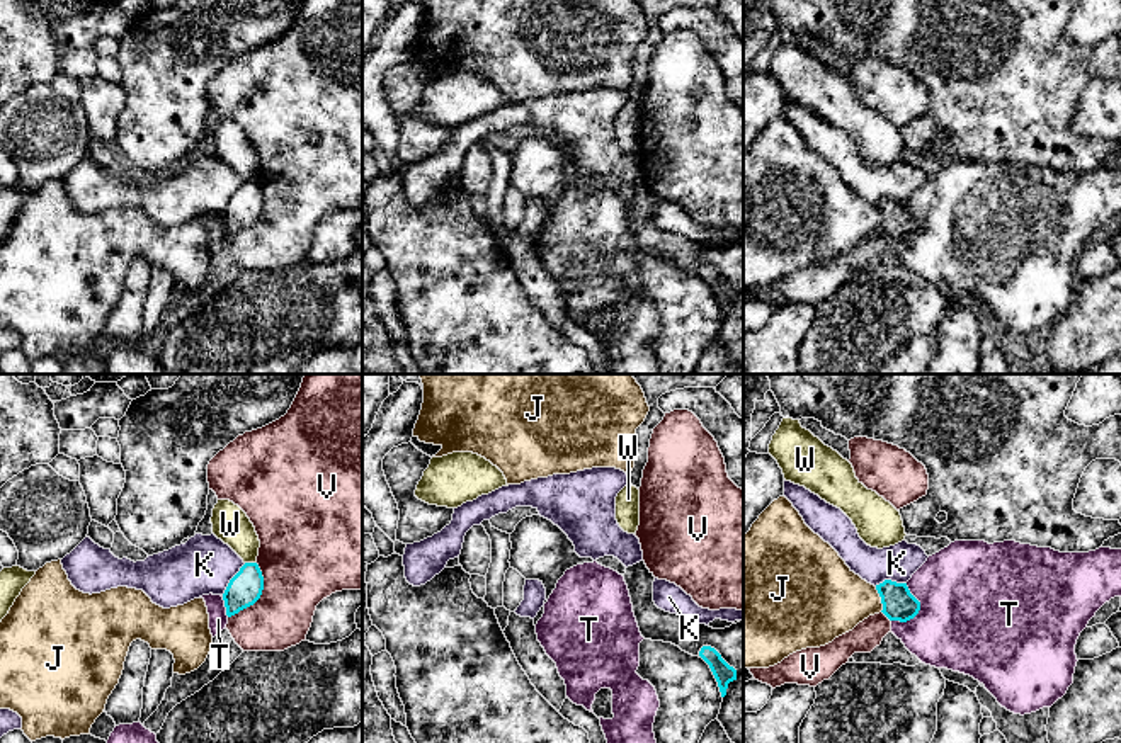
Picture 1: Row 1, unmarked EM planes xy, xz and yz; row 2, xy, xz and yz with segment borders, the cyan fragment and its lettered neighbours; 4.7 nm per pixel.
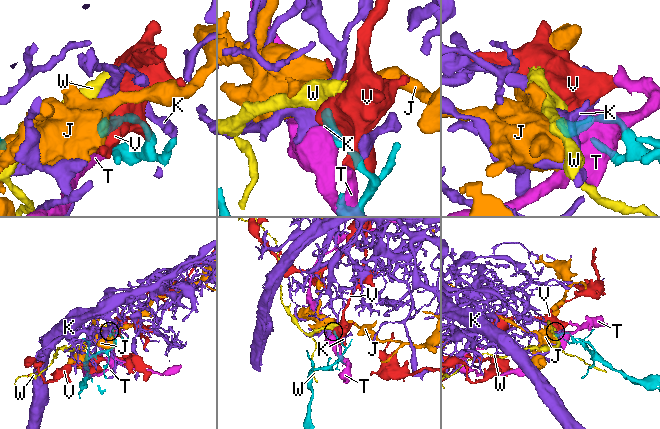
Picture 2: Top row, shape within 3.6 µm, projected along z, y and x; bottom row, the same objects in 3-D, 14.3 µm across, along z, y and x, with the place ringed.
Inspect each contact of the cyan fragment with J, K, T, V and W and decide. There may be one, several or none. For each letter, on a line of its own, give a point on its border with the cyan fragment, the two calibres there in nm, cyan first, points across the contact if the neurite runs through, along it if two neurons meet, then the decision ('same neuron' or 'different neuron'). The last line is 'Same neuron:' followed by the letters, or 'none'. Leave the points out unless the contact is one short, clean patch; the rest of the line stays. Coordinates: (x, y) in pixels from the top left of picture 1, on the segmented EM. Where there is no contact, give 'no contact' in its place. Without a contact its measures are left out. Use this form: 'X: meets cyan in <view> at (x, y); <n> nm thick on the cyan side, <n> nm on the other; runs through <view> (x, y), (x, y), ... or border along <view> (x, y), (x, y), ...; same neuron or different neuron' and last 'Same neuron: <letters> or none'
J: meets cyan in yz at (882, 599); 160 nm thick on the cyan side, 340 nm on the other; border along yz (875, 587), (882, 611); different neuron
K: meets cyan in xy at (230, 580); 160 nm thick on the cyan side, 280 nm on the other; different neuron
T: meets cyan in yz at (919, 609); 160 nm thick on the cyan side, 500 nm on the other; different neuron
V: meets cyan in xy at (261, 594); 160 nm thick on the cyan side, 400 nm on the other; different neuron
W: meets cyan in xy at (250, 563); 160 nm thick on the cyan side, 170 nm on the other; border along xy (245, 561), (254, 563); different neuron
Same neuron: none

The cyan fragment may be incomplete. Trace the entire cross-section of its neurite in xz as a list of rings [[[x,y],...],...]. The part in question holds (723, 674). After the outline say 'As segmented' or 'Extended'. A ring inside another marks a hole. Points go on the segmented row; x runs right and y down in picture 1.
[[[703,646],[699,651],[699,656],[709,665],[709,668],[718,682],[721,697],[725,697],[728,683],[737,680],[737,670],[733,666],[730,666],[721,658],[721,655],[711,646]]]. As segmented

